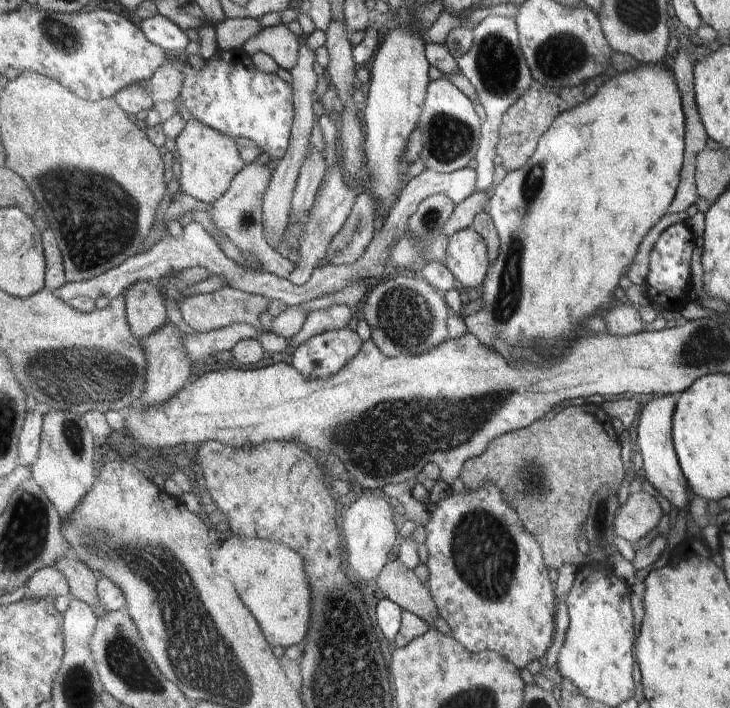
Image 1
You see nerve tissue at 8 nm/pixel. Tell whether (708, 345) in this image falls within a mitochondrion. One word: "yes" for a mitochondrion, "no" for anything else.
yes

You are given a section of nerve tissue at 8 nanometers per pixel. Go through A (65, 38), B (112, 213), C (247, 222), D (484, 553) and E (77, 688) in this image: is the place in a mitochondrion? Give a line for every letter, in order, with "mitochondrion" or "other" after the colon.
A: mitochondrion
B: mitochondrion
C: mitochondrion
D: mitochondrion
E: mitochondrion

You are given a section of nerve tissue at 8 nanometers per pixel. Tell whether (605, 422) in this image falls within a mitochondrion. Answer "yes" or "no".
no

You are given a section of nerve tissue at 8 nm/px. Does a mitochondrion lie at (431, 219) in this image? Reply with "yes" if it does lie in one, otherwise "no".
yes

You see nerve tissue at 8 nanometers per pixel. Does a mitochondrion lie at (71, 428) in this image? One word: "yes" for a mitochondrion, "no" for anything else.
yes

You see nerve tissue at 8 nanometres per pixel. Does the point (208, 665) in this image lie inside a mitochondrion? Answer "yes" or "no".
yes

